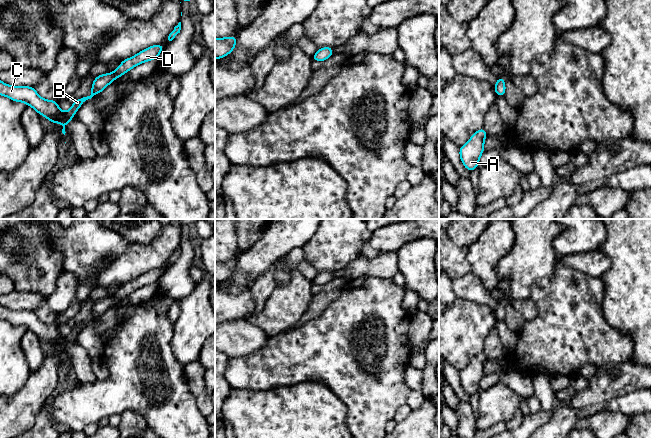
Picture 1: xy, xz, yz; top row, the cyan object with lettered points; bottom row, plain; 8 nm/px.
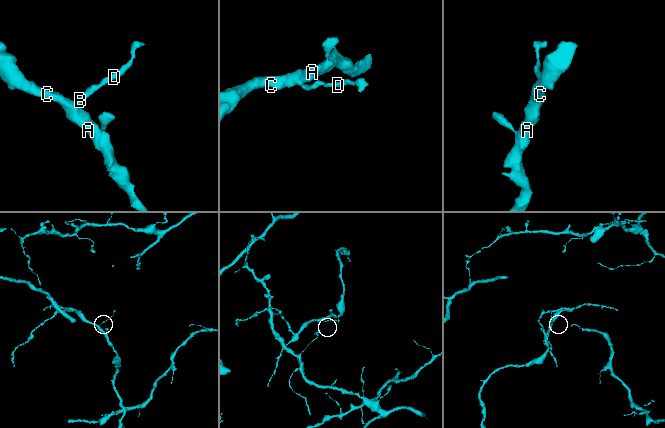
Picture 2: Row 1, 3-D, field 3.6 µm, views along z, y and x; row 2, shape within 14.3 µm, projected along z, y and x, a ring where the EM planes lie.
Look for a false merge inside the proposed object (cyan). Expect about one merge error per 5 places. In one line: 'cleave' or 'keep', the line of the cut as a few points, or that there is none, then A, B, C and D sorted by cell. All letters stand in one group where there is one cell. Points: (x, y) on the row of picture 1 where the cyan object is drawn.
keep; cut none; groups A B C D

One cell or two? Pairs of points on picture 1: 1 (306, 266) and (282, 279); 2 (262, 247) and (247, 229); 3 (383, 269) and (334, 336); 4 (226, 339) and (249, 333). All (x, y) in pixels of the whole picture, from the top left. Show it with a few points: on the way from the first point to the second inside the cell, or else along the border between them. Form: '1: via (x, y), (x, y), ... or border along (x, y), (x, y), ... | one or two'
1: via (300, 266), (293, 266), (286, 273) | one
2: border along (258, 239), (243, 252) | two
3: border along (391, 277), (360, 275), (355, 278) | two
4: via (232, 337), (243, 333) | one

